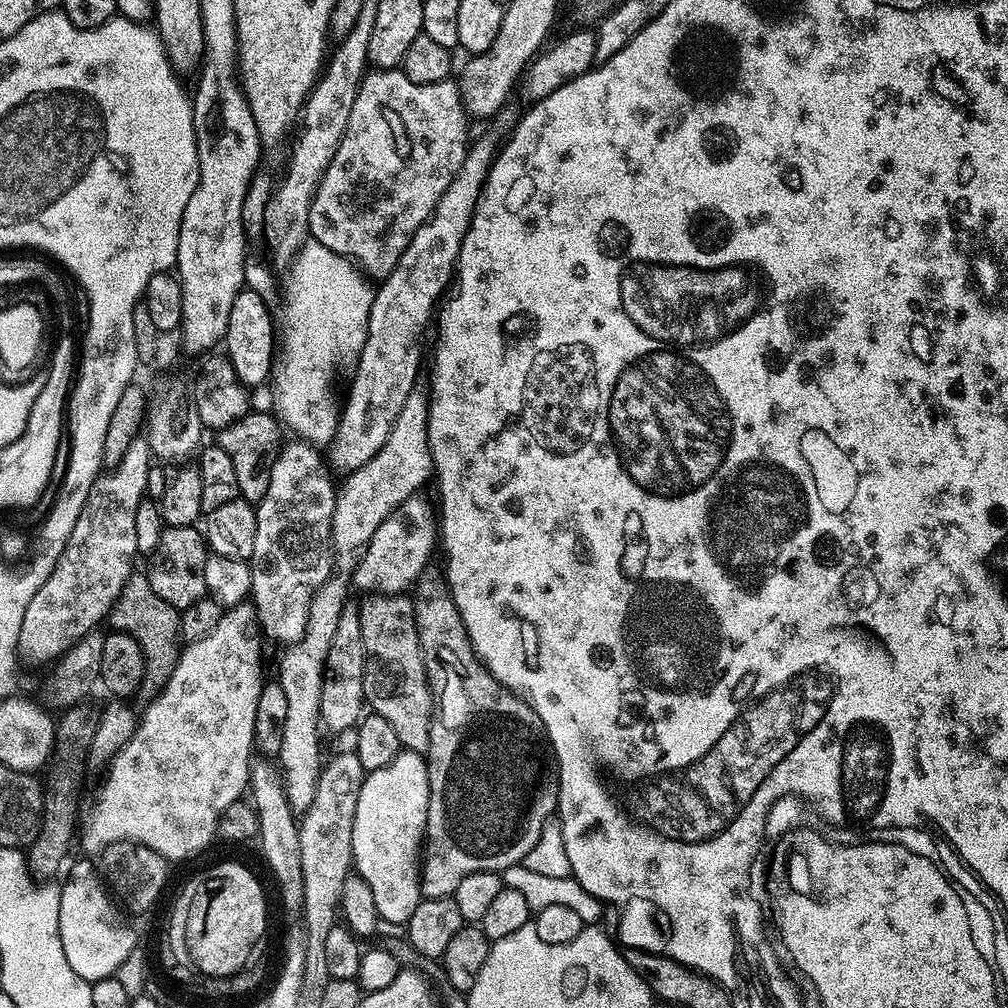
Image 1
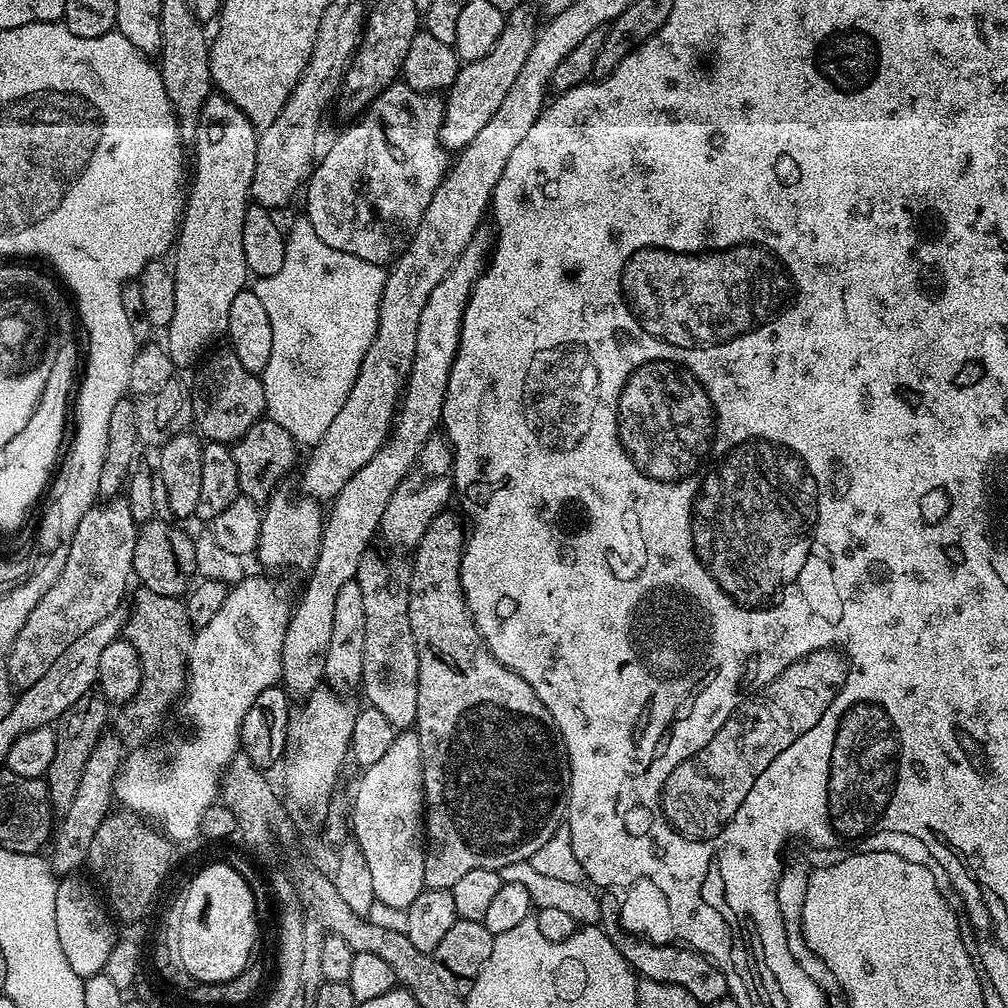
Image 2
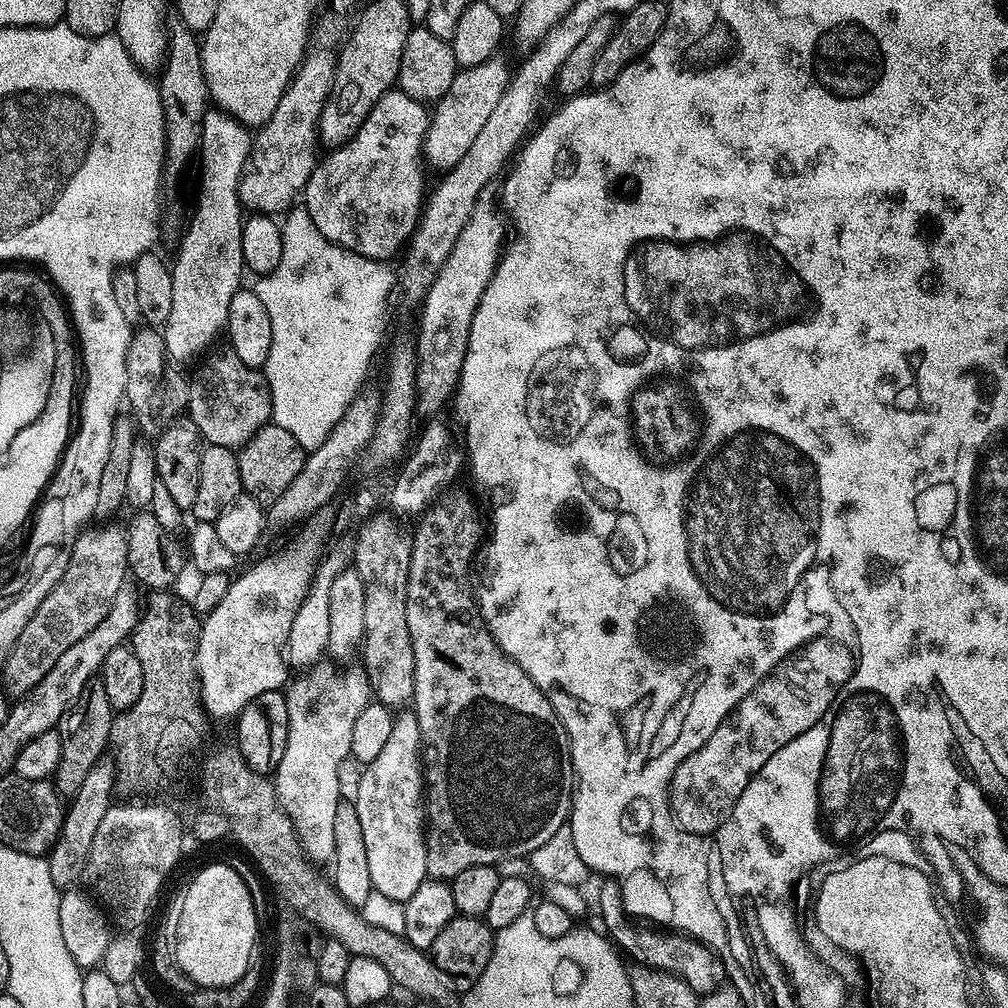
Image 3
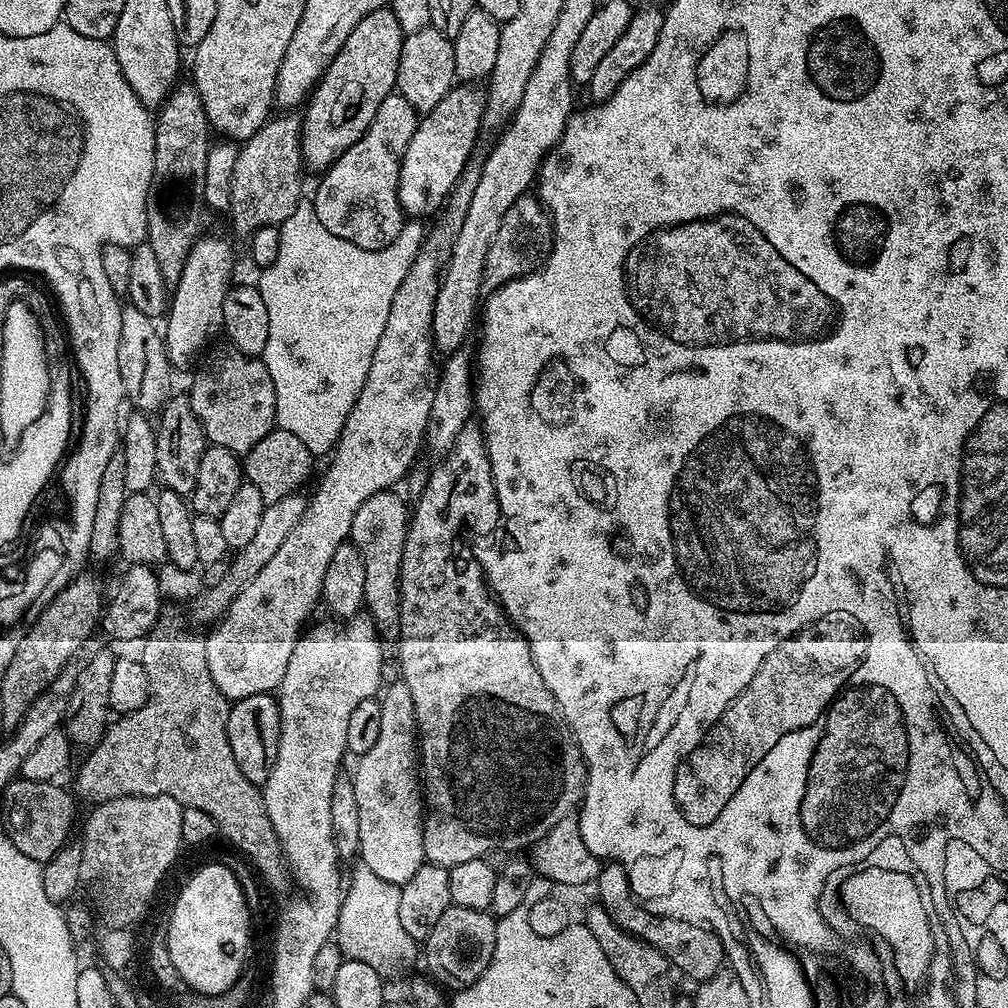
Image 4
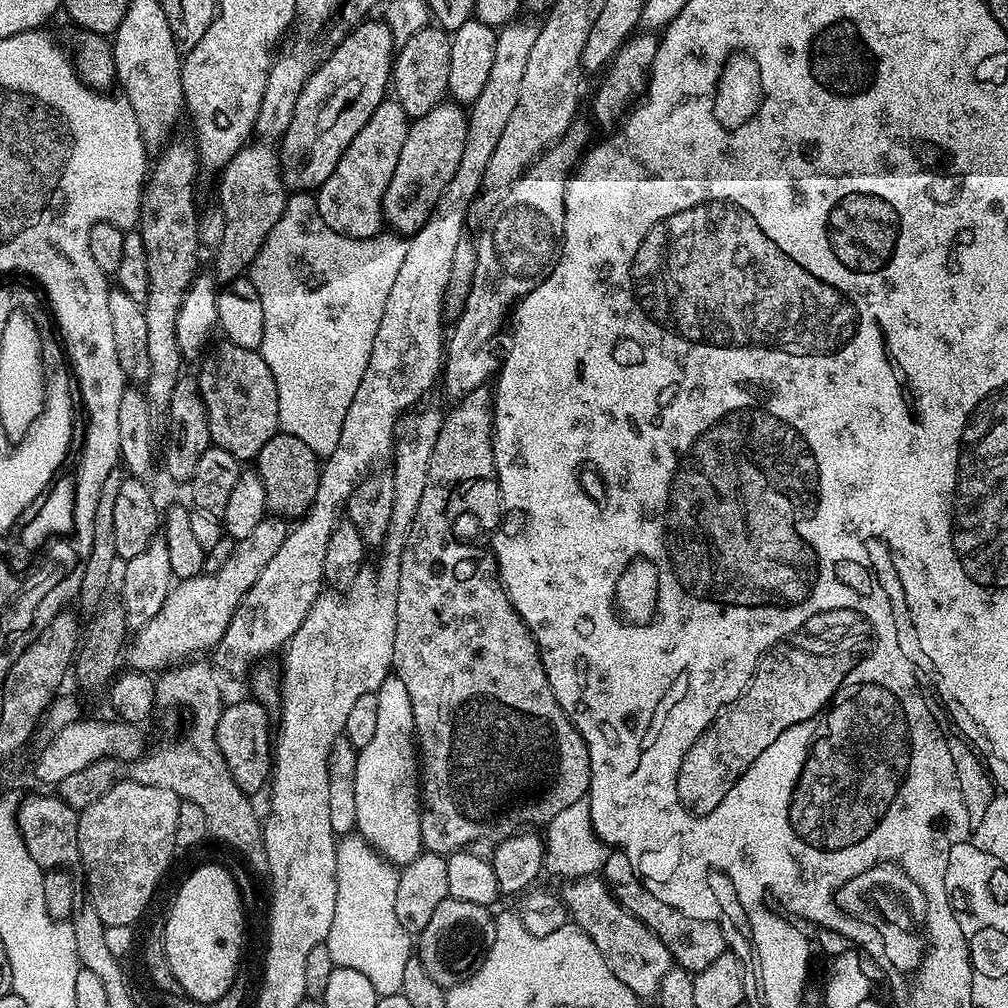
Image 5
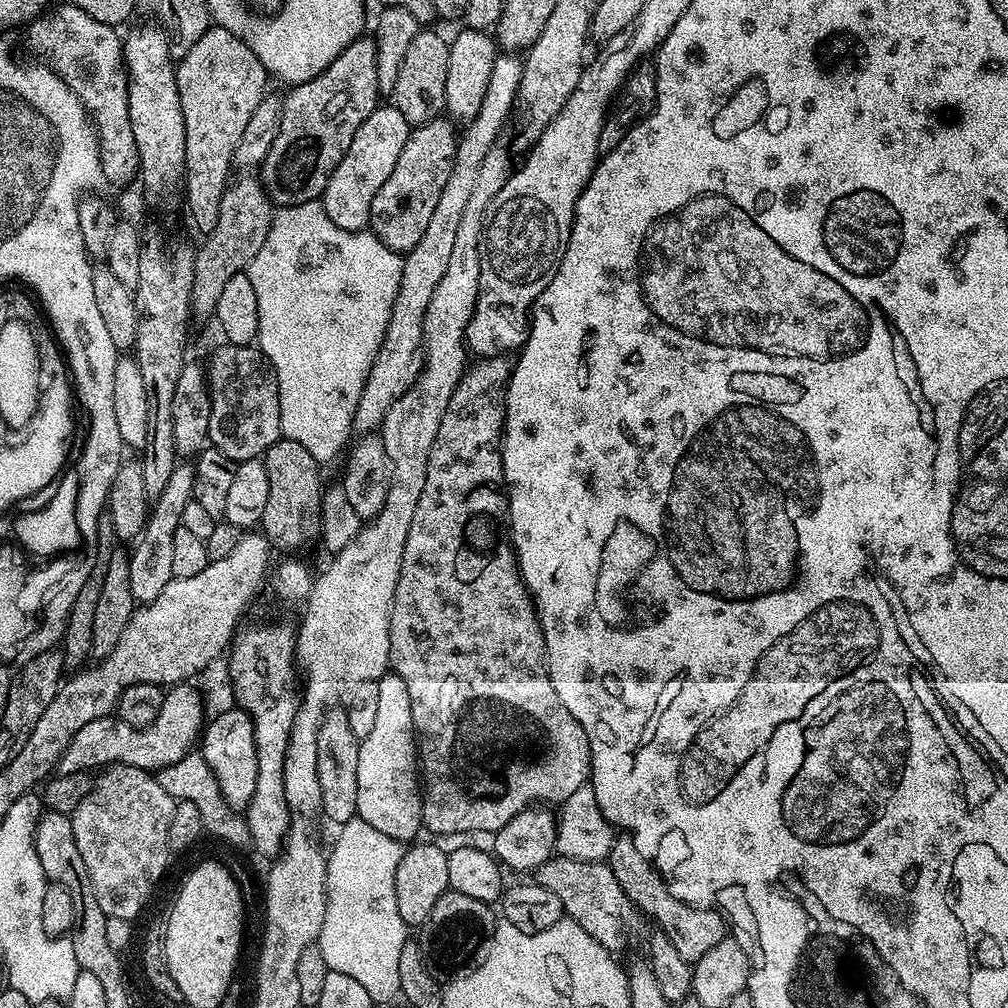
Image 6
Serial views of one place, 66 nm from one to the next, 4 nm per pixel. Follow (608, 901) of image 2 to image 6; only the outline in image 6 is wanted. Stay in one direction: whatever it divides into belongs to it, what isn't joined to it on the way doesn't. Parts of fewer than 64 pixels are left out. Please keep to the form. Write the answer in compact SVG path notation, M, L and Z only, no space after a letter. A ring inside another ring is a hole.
M620 834L615 837L612 852L606 859L606 863L618 878L621 886L625 890L630 890L631 895L635 897L635 907L647 919L649 916L656 923L655 927L659 931L667 934L670 942L674 942L678 954L682 954L682 958L695 962L704 954L709 953L714 946L718 946L718 942L726 939L725 917L719 911L710 908L691 908L686 902L674 898L674 894L670 894L670 890L664 885L664 877L653 868L652 863L646 858L642 858L642 854L639 852L638 846L634 846L631 836Z

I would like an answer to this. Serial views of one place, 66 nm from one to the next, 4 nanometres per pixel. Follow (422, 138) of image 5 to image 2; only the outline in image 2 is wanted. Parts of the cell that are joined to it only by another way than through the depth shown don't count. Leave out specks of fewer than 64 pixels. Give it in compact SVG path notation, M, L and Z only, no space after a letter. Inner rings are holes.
M521 6L507 13L502 34L498 34L498 42L494 42L494 50L490 50L486 58L461 63L451 88L447 89L443 97L444 121L440 127L440 144L449 153L459 153L475 138L478 130L494 118L498 106L502 106L502 98L506 98L506 90L510 90L514 78L518 78L518 70L522 70L538 31L533 16L526 8Z

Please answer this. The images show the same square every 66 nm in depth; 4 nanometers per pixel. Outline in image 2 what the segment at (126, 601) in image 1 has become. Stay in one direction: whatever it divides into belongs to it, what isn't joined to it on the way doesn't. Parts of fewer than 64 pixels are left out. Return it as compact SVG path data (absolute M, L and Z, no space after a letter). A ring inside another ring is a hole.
M143 586L138 590L132 600L132 608L128 610L124 636L140 655L142 686L130 703L119 709L120 717L114 720L120 739L129 745L136 744L132 746L140 746L143 740L150 739L159 730L172 703L181 699L188 682L188 654L194 635L186 605L179 597L155 594Z

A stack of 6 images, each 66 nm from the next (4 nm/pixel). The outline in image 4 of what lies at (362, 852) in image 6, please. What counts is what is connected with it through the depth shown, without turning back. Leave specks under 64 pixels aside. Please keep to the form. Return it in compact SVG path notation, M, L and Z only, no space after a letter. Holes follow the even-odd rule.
M363 864L357 865L341 899L339 922L334 933L347 959L366 962L385 978L396 975L418 956L418 942L407 934L399 921L400 889L399 885L378 878Z

